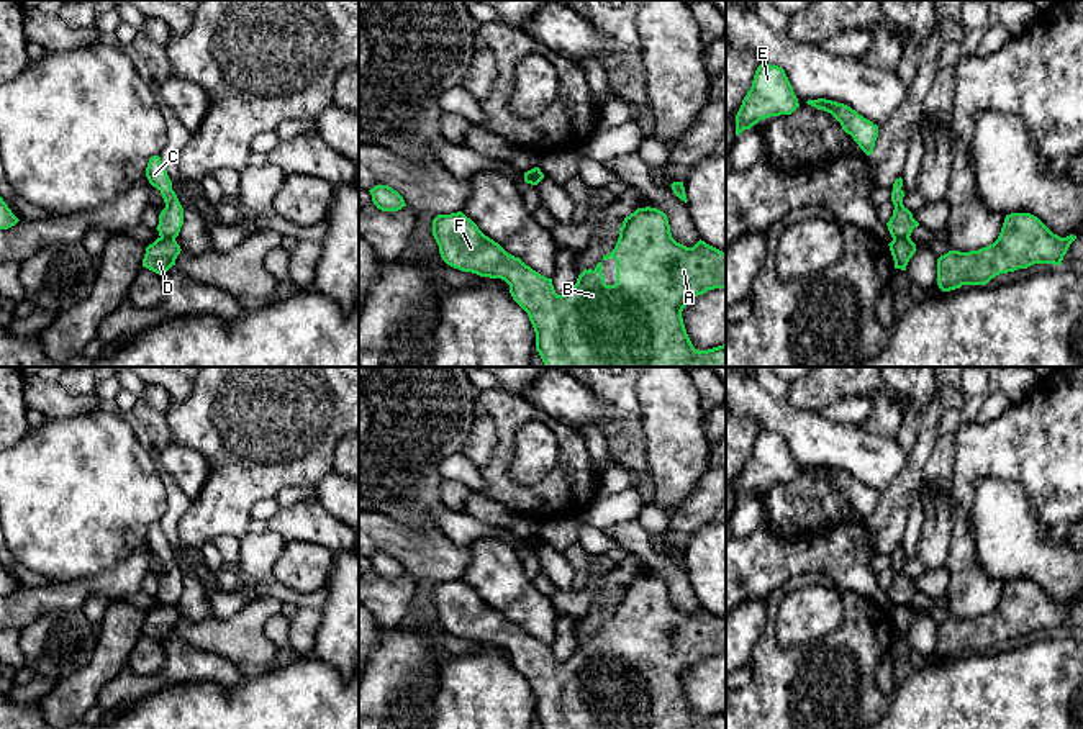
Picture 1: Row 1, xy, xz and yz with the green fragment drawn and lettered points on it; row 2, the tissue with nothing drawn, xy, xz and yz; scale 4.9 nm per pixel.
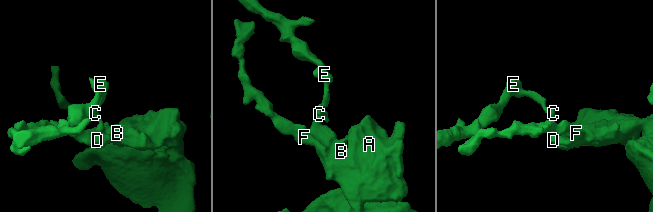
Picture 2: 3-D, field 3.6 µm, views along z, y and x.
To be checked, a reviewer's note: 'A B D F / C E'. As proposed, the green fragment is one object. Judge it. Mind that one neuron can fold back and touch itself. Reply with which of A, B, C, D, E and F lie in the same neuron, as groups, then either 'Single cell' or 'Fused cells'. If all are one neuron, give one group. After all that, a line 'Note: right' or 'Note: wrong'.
Groups: A B D F / C E. Fused cells
Note: right

